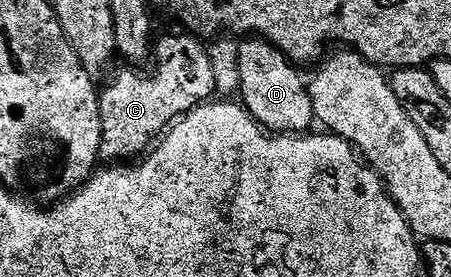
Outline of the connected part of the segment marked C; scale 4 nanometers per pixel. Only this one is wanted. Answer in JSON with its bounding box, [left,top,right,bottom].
[99,33,215,165]

